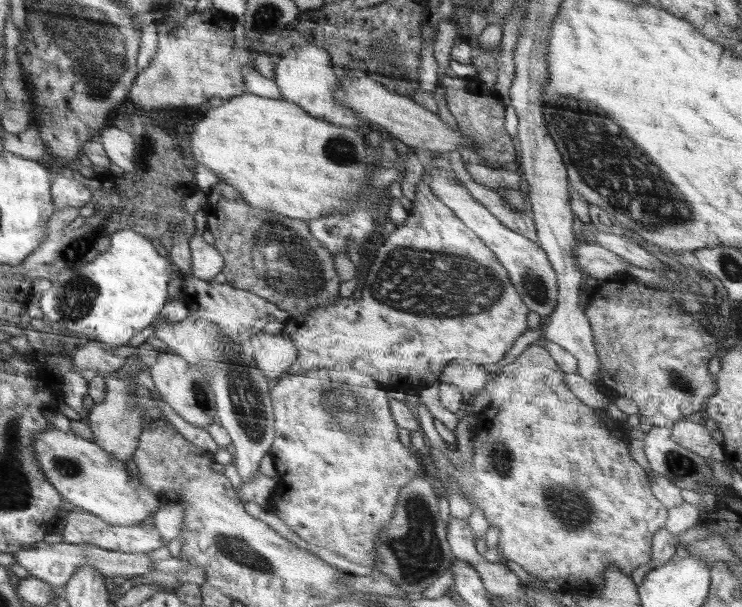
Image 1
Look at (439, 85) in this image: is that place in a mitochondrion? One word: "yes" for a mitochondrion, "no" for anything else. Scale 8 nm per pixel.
no

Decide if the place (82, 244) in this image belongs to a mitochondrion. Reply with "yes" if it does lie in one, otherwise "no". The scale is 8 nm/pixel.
yes

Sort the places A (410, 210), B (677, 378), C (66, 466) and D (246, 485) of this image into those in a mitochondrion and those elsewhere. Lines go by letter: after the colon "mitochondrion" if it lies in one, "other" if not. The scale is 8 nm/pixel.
A: other
B: mitochondrion
C: mitochondrion
D: other

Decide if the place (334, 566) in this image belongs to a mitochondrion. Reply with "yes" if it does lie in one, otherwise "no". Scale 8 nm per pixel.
no

